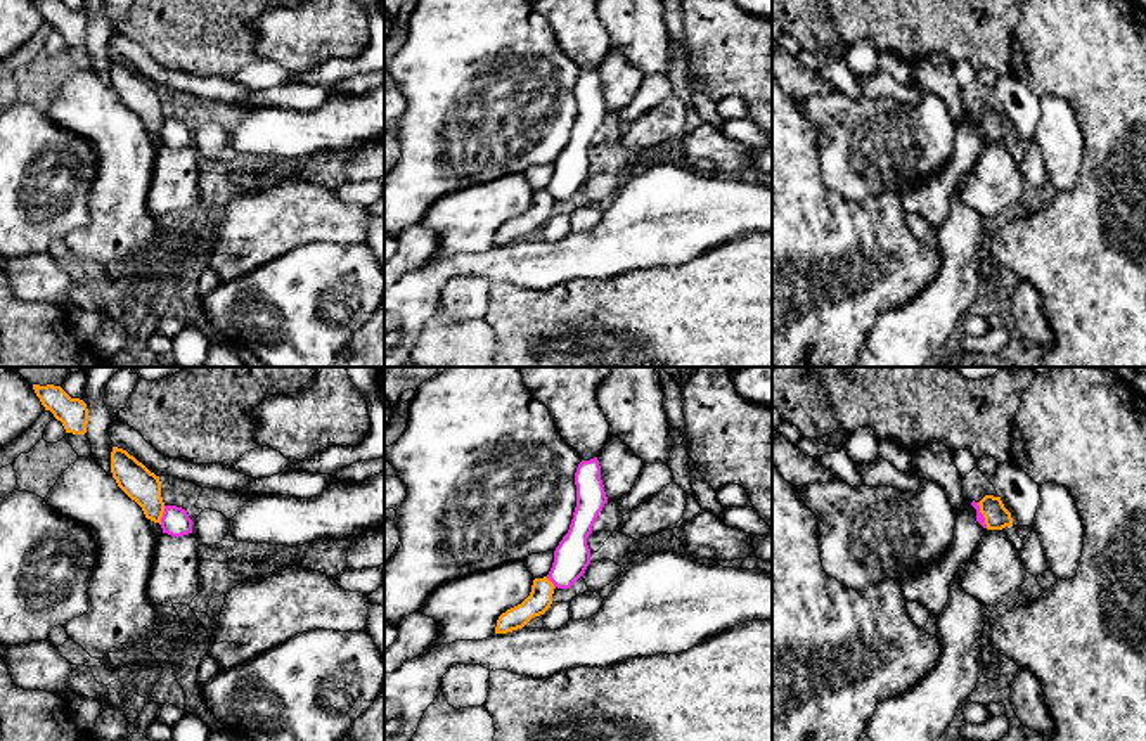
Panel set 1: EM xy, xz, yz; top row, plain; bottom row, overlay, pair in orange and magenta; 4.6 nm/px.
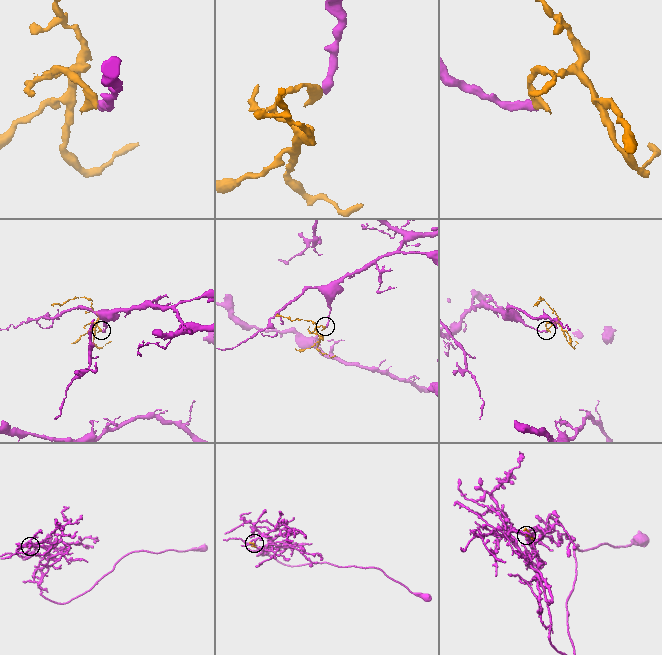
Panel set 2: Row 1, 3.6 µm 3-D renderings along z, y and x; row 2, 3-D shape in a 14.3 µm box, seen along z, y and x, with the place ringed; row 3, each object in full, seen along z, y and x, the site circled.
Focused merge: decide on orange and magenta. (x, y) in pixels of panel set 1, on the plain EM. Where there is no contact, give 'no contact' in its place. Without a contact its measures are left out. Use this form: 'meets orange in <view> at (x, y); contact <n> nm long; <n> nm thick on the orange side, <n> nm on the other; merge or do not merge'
meets orange in xy at (161, 127); contact 90 nm long; 160 nm thick on the orange side, 140 nm on the other; do not merge

